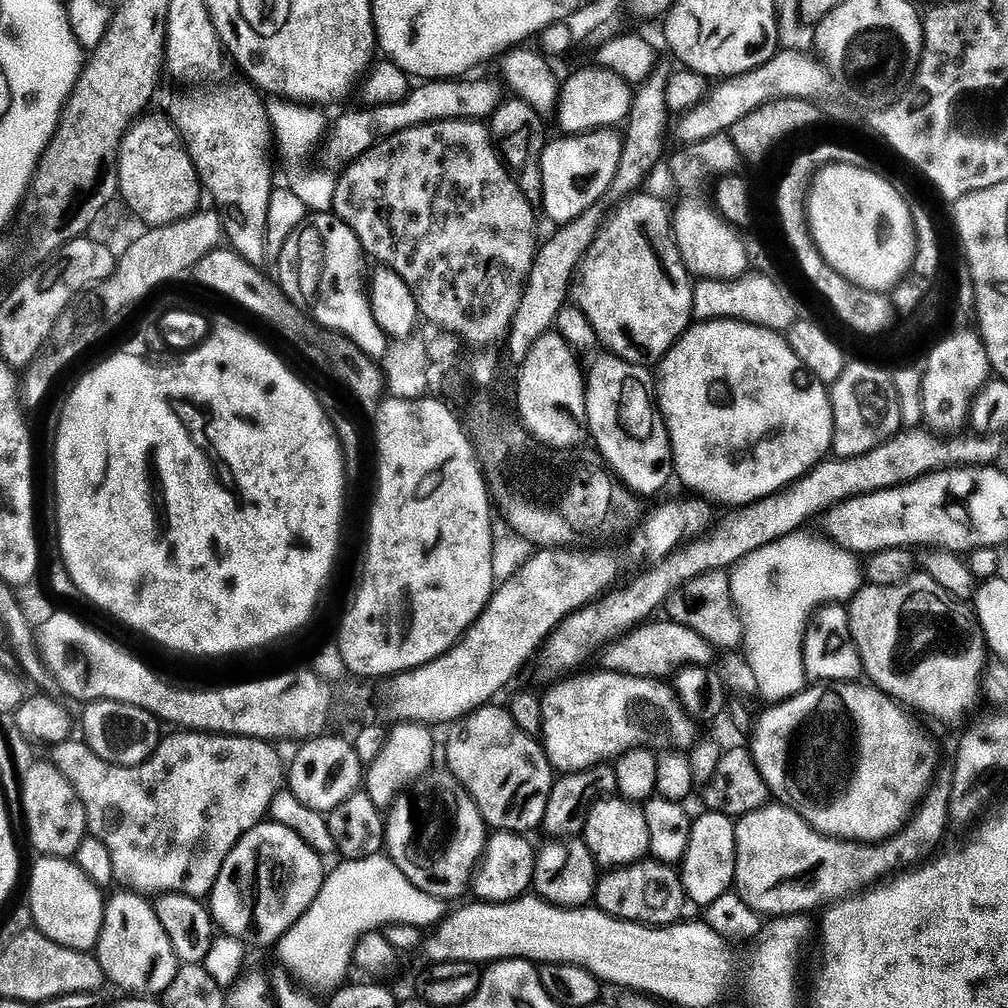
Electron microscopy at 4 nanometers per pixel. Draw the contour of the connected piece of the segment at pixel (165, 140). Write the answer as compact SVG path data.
M152 115L137 120L119 141L118 196L121 201L124 199L128 203L132 211L129 213L135 214L145 225L157 226L172 224L195 213L201 207L202 185L175 125L167 115Z

